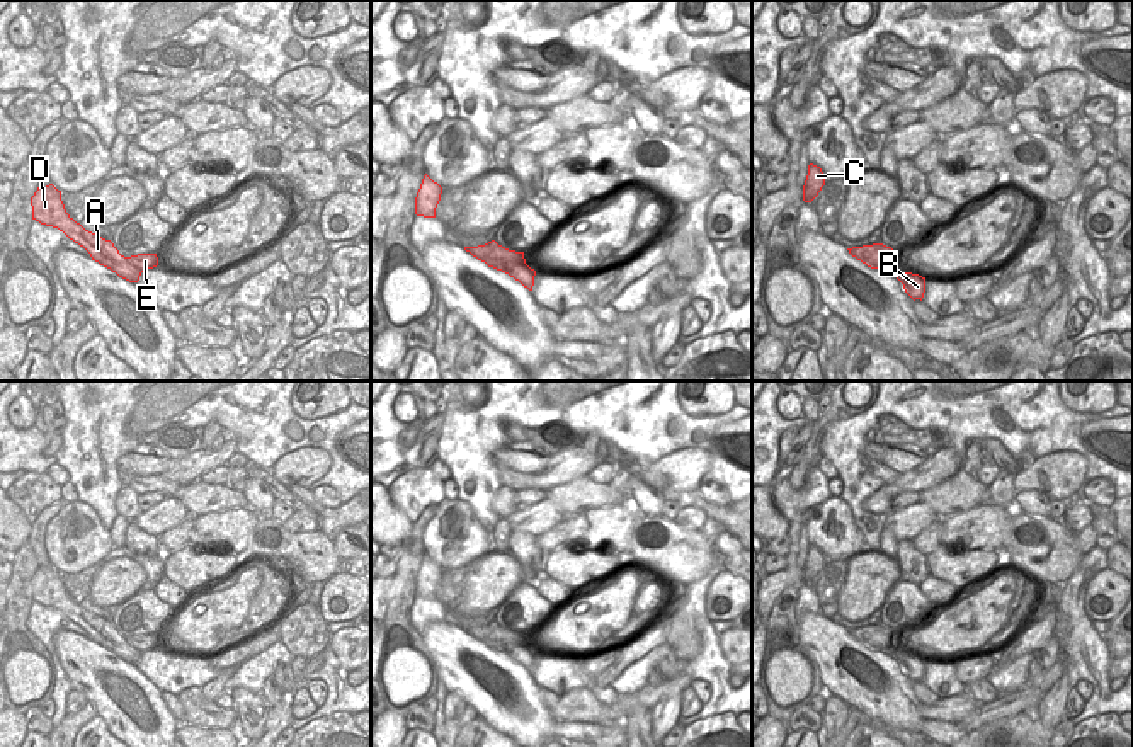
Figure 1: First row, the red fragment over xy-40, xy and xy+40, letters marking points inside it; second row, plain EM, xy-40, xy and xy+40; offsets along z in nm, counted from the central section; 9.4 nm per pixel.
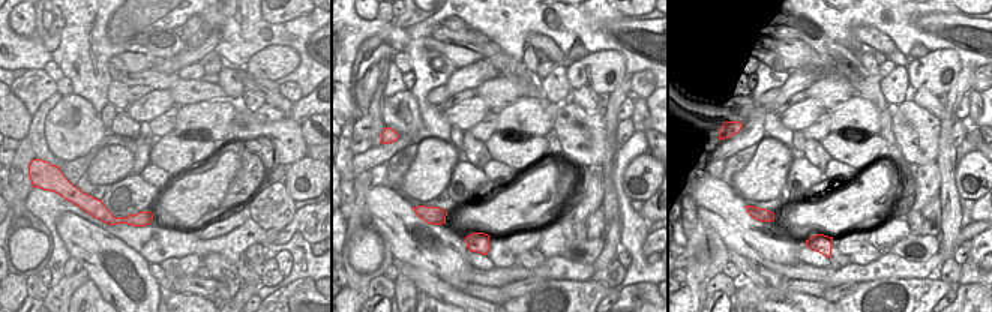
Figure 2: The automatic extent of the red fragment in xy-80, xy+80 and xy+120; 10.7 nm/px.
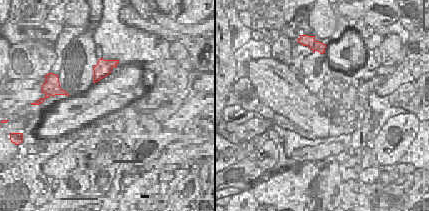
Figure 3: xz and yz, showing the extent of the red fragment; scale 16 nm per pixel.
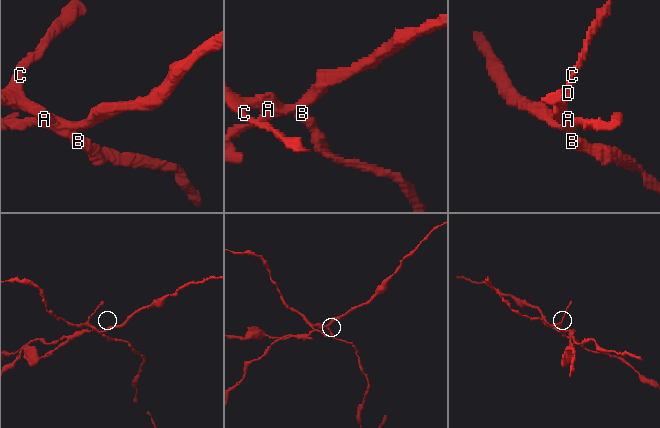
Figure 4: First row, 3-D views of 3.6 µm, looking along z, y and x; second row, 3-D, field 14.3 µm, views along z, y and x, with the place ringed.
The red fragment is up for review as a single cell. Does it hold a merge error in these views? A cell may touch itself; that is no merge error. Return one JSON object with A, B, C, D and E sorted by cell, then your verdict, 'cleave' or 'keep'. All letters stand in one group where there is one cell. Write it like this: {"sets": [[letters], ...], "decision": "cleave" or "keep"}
{"sets": [["A", "B", "C", "D"], ["E"]], "decision": "cleave"}

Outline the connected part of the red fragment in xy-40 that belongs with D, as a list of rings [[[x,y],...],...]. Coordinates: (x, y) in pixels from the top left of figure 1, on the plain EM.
[[[53,565],[37,568],[34,577],[31,579],[31,587],[32,601],[46,607],[58,609],[70,621],[83,628],[90,635],[92,642],[111,650],[119,659],[129,664],[139,662],[143,652],[128,643],[111,621],[105,621],[77,604],[65,590],[61,572],[58,572]]]

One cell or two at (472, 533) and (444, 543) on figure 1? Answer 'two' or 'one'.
one

